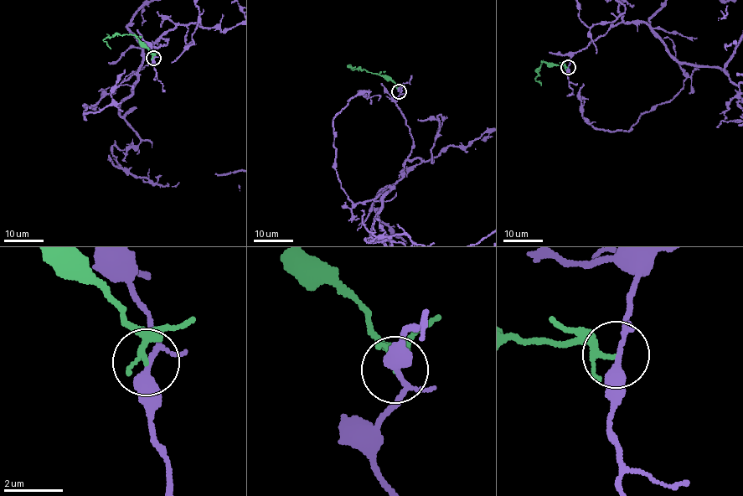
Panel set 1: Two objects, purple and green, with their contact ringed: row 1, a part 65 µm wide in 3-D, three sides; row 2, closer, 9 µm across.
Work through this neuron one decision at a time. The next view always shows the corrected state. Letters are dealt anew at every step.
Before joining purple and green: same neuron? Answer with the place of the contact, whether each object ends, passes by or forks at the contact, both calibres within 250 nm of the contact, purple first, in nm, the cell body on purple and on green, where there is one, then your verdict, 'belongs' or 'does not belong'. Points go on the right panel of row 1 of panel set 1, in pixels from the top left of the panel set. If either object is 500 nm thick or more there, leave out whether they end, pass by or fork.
at (568, 67); purple forks there; green passes by; 240 nm thick on the purple side, 120 nm on the other; no cell body on purple; no cell body on green; does not belong

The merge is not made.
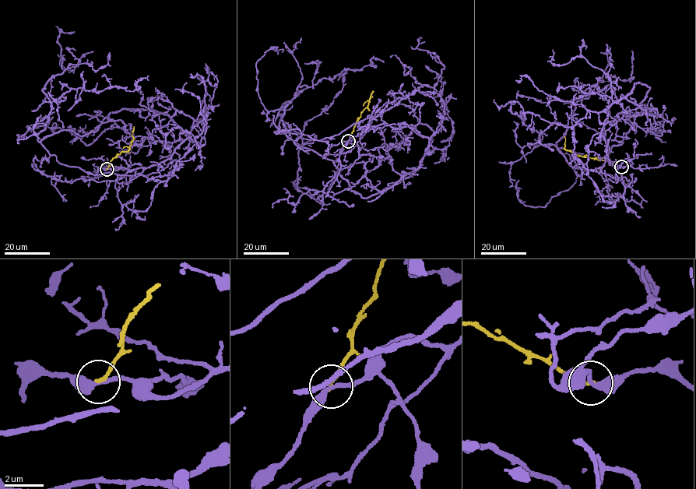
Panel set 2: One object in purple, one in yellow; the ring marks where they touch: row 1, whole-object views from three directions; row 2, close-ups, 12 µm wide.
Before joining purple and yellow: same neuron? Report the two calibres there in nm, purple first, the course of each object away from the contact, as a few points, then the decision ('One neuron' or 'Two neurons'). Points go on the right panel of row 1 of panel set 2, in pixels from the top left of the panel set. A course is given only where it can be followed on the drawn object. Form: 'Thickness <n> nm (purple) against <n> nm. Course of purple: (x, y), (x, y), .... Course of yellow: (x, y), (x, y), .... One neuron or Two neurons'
Thickness 280 nm (purple) against 180 nm. Course of purple: (621, 167), (607, 181), (571, 167), (556, 142), (605, 72), (630, 78), (631, 51). Course of yellow: (621, 167), (609, 160), (574, 155), (566, 150), (564, 136). Two neurons

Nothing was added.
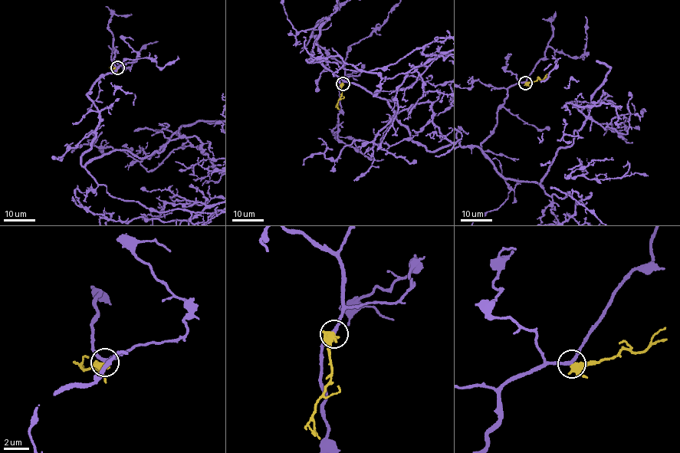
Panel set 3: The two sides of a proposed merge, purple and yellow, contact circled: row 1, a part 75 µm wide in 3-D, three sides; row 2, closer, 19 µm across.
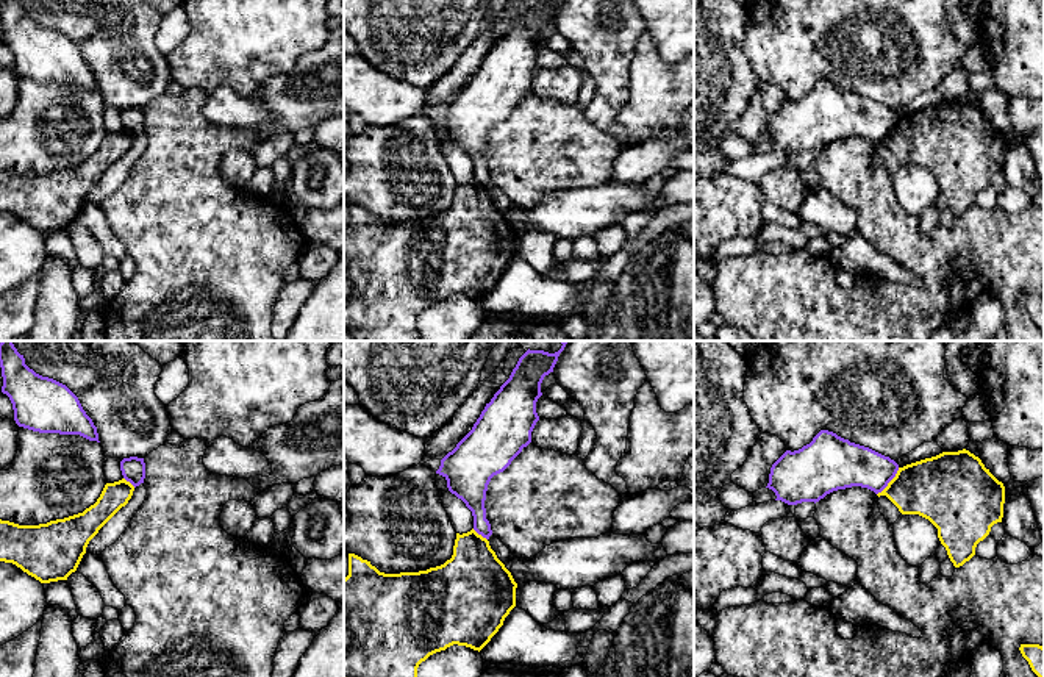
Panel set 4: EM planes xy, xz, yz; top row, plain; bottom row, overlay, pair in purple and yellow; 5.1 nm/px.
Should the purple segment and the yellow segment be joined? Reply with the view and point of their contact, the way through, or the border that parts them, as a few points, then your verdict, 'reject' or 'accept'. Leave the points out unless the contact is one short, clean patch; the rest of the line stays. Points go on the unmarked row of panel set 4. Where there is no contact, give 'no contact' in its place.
contact yz (890, 130); border yz (899, 118), (896, 125), (877, 144); reject

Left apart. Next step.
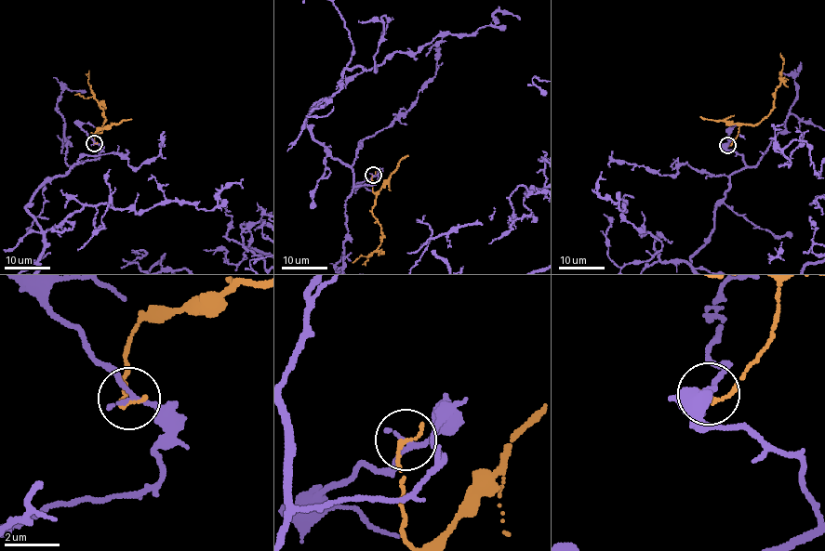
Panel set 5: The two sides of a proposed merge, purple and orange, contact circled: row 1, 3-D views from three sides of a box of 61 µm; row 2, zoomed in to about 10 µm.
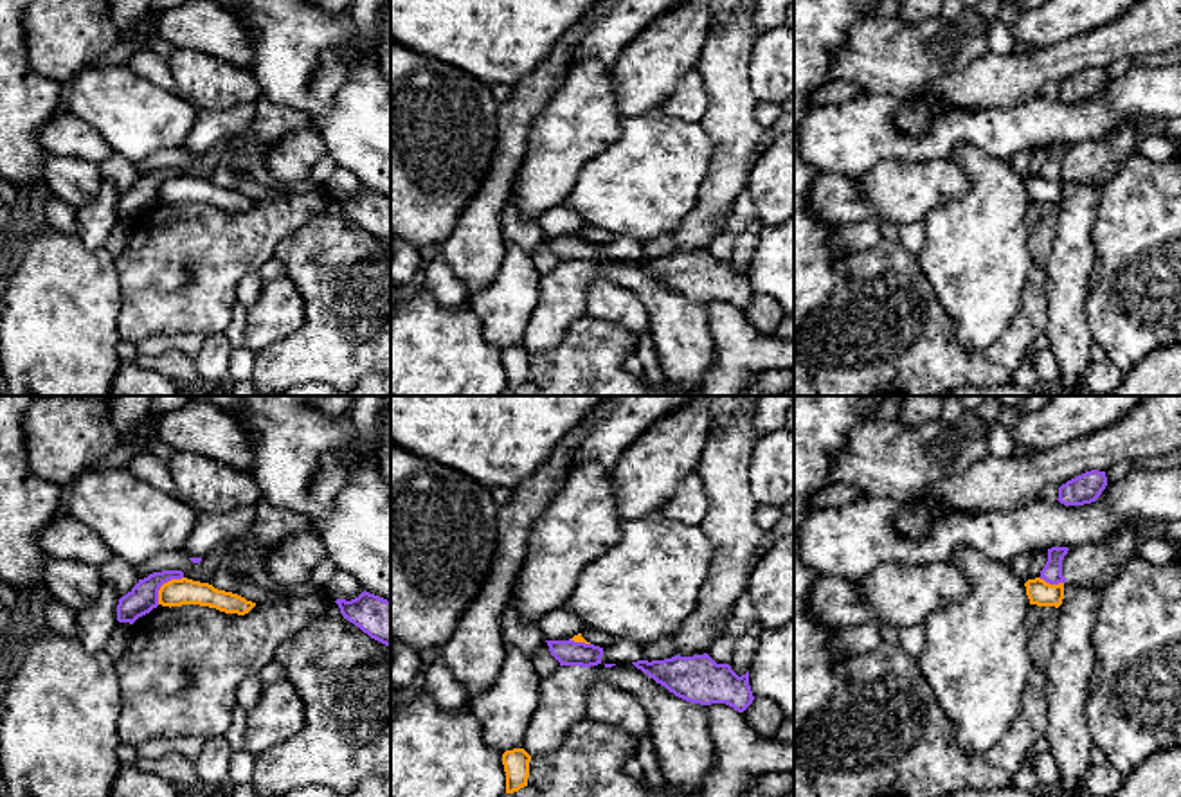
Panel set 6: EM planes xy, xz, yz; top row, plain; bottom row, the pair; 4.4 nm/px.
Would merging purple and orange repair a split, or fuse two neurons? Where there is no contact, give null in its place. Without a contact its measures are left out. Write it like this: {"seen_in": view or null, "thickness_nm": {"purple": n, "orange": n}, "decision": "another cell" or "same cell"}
{"seen_in": "xy", "thickness_nm": {"purple": 130, "orange": 120}, "decision": "another cell"}

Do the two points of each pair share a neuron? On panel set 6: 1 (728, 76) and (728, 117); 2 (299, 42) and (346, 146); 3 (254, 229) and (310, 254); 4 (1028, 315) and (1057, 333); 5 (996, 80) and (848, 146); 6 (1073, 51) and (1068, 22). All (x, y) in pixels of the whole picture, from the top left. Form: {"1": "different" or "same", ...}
{"1": "same", "2": "same", "3": "different", "4": "different", "5": "different", "6": "different"}

